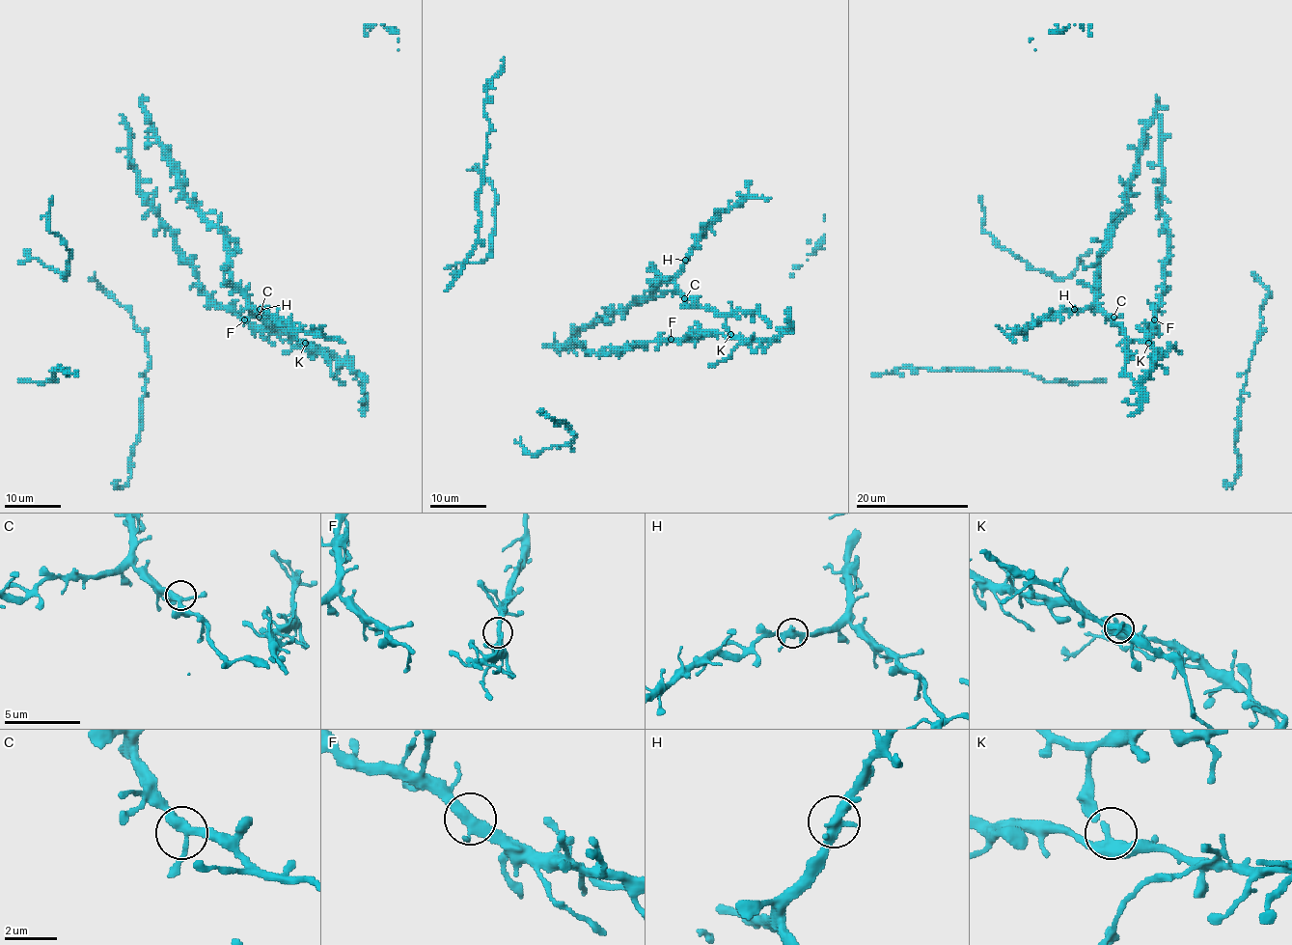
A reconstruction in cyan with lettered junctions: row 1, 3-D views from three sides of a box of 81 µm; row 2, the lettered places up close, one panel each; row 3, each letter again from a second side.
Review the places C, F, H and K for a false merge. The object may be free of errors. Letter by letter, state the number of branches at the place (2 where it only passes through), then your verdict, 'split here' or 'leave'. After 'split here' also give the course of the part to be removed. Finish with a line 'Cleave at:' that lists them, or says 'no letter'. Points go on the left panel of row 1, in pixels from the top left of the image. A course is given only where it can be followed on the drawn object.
C: 3 branches meet; leave
F: 3 branches meet; leave
H: 3 branches meet; leave
K: 3 branches meet; leave
Cleave at: no letter

